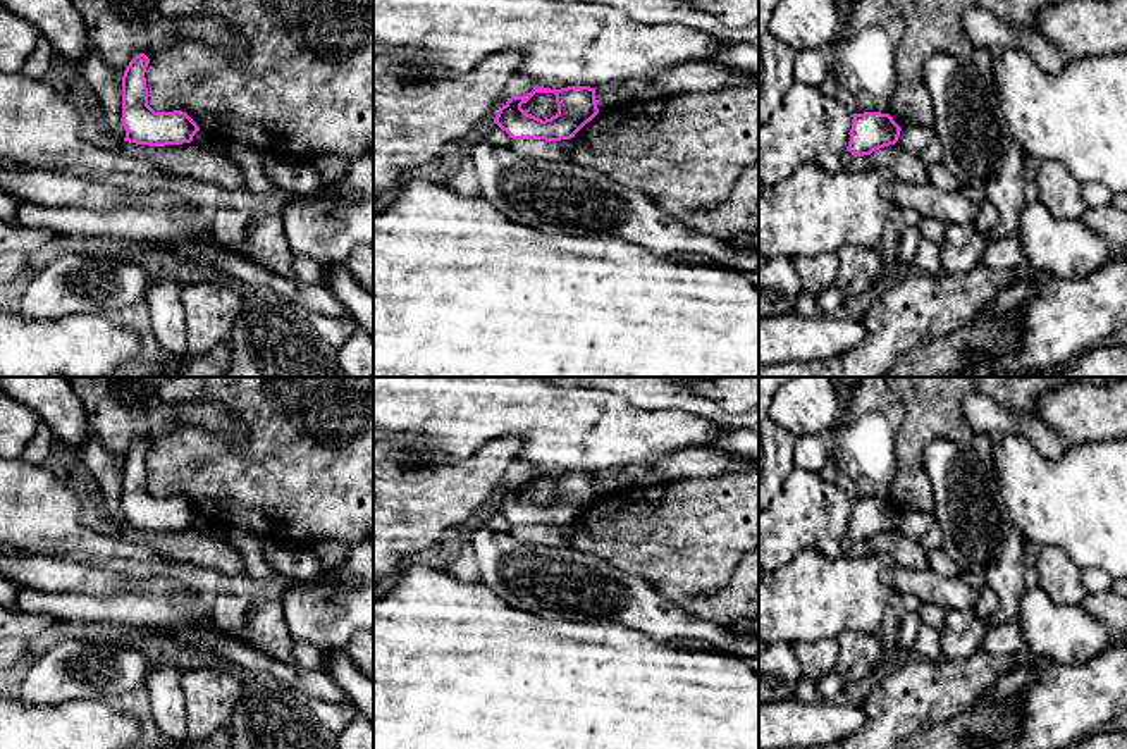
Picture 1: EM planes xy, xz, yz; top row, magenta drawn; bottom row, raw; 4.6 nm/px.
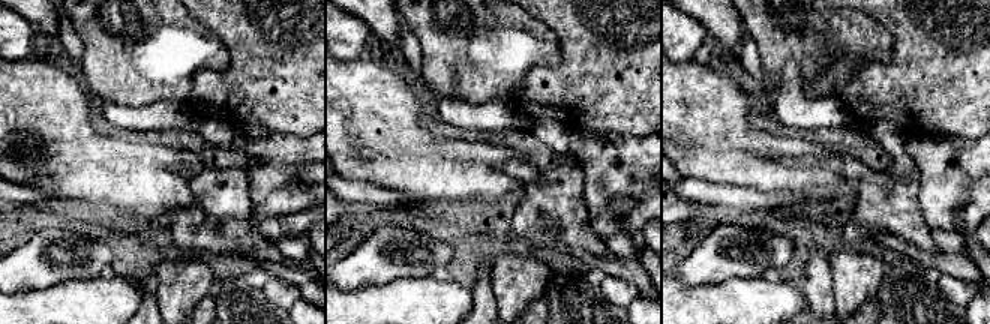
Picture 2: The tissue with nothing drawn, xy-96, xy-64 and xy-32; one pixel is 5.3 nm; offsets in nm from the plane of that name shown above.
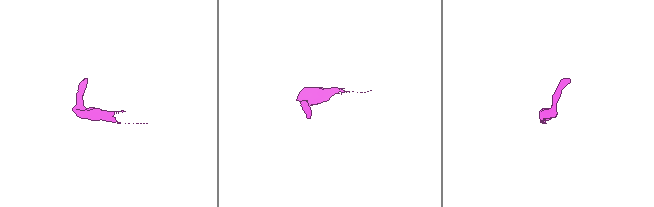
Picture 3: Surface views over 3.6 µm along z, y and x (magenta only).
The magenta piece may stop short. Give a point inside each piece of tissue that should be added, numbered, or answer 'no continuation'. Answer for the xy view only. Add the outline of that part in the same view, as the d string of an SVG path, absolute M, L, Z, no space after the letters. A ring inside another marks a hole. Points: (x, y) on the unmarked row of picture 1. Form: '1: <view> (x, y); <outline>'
no continuation

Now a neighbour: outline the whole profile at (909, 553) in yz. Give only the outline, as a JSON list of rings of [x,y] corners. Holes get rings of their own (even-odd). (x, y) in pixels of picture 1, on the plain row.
[[[898,529],[879,534],[871,541],[853,542],[850,554],[888,554],[893,563],[908,570],[924,570],[929,566],[929,551],[919,541],[903,535]]]

